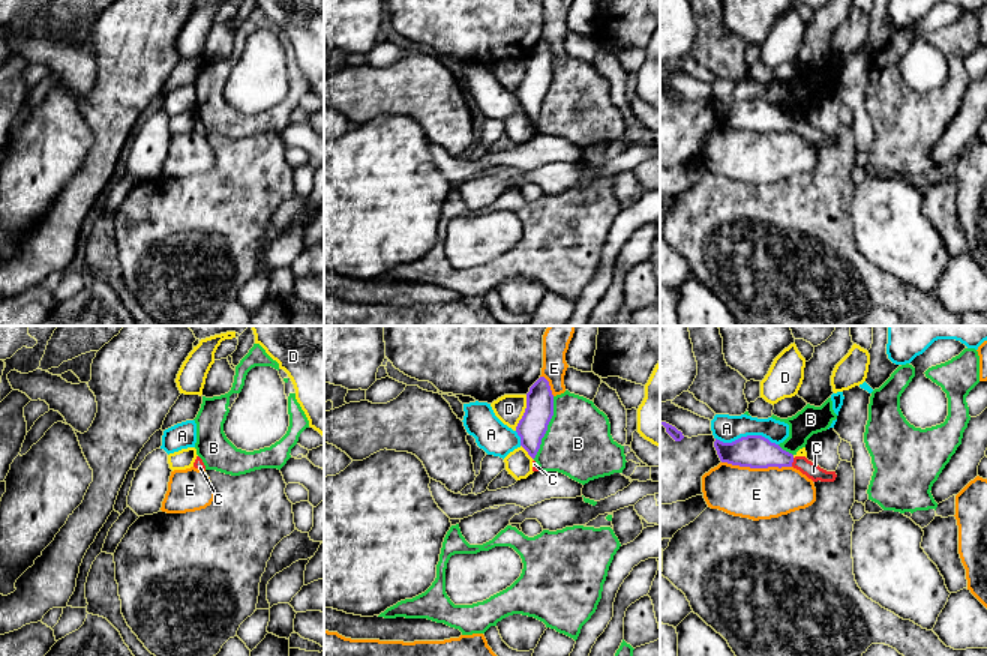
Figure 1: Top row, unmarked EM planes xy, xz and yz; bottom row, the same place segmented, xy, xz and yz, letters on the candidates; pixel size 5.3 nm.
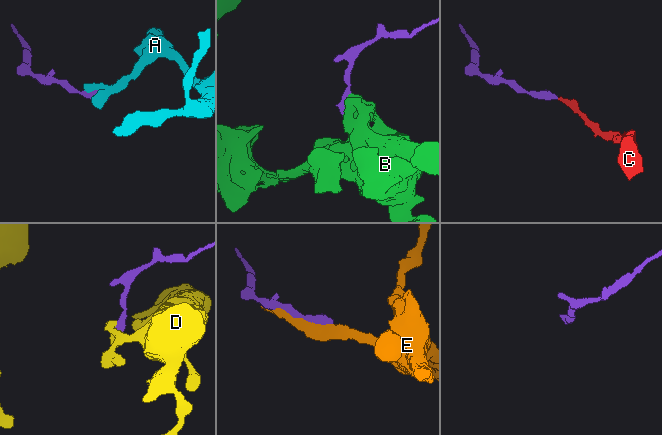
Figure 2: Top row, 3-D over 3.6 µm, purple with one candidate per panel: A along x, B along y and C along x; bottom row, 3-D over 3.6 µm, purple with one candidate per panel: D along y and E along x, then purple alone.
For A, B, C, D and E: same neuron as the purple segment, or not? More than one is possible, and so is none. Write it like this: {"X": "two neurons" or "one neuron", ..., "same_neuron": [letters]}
{"A": "two neurons", "B": "two neurons", "C": "one neuron", "D": "two neurons", "E": "two neurons", "same_neuron": ["C"]}

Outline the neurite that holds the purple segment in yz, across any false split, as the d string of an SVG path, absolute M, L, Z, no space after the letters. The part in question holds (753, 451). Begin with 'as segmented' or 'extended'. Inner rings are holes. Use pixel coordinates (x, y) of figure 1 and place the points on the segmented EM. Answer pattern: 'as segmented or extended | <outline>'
extended | M762 435L741 437L732 443L716 438L714 447L722 462L750 468L794 467L813 482L834 482L836 471L826 471L806 456L794 456Z

